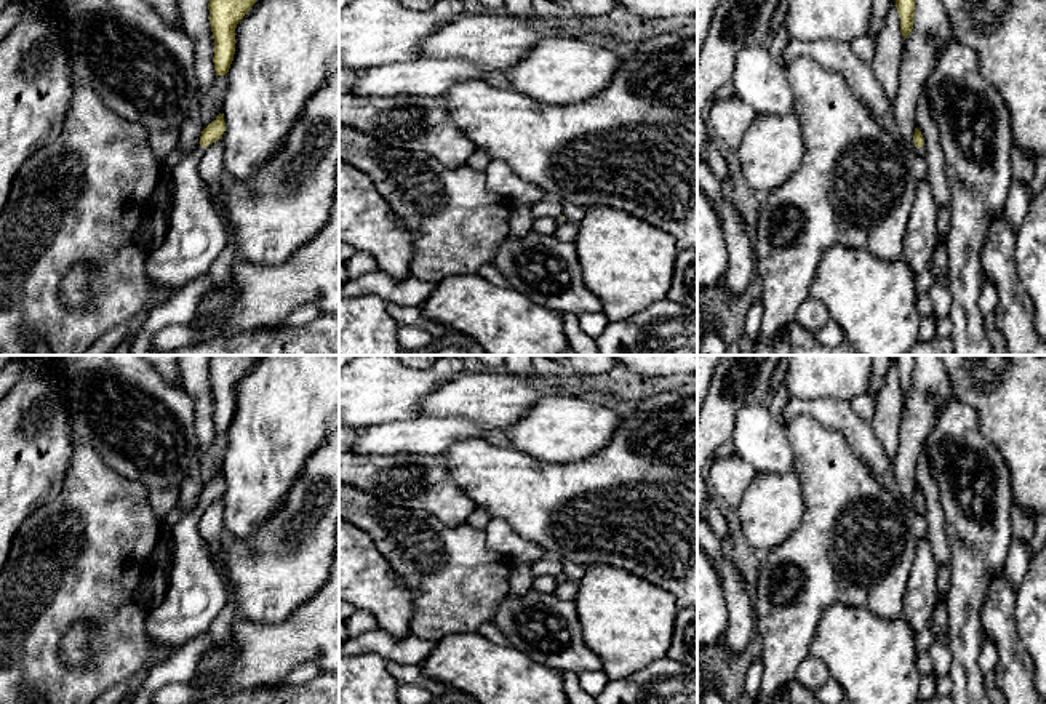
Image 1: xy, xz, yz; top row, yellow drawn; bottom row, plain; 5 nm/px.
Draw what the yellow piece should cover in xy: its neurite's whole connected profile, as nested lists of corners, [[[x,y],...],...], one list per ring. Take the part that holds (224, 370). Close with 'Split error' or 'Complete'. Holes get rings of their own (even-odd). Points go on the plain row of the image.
[[[210,355],[210,382],[214,397],[214,429],[226,434],[235,413],[235,384],[261,355]]]. Complete

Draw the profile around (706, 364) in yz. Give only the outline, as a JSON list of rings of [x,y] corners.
[[[697,355],[697,416],[709,394],[709,386],[712,382],[717,363],[723,355]]]

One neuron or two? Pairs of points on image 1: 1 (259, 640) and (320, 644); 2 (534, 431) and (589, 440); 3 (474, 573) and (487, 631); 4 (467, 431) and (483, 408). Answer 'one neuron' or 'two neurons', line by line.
1: one neuron
2: one neuron
3: two neurons
4: two neurons

